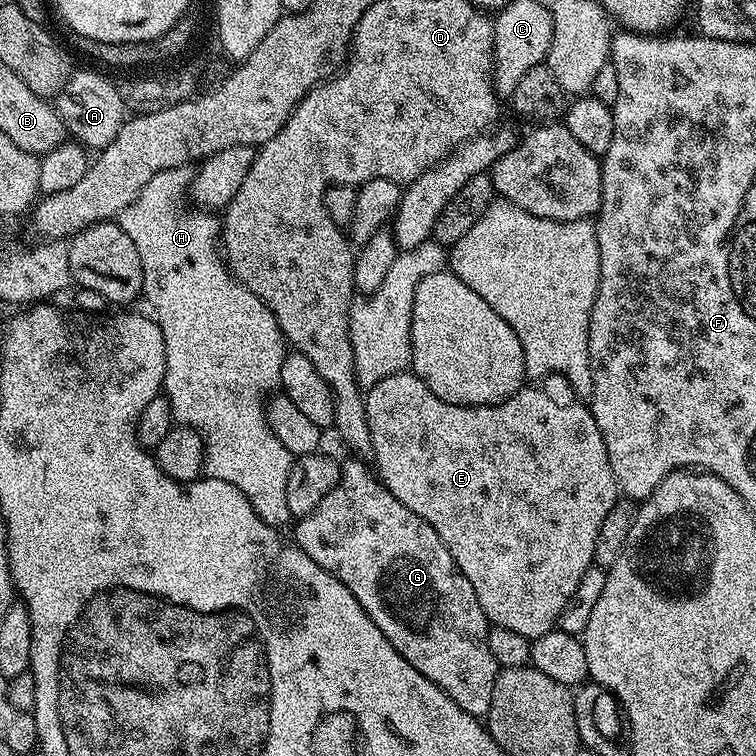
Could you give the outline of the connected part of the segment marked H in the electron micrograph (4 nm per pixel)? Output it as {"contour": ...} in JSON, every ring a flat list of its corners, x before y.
{"contour":[[188,166,183,168,168,168,164,172,154,174,154,178,150,178,150,182,146,182,142,194,138,194,138,198,132,205,128,207,125,212,120,213,118,223,122,230,126,230,126,234,130,234,130,238,134,242,135,248,138,250,138,258,142,258,142,270,144,271,144,291,142,296,143,299,148,299,148,304,152,307,152,309,150,309,151,315,154,317,157,326,160,327,164,335,166,370,164,371,164,387,162,392,163,395,168,397,168,401,170,402,173,421,175,421,177,425,194,428,203,436,204,472,207,473,211,479,230,482,234,486,238,486,238,490,242,490,242,494,246,494,246,498,254,506,256,513,259,514,267,524,281,526,280,524,289,523,289,521,293,519,290,514,290,506,286,506,286,478,292,469,294,457,288,453,286,446,282,446,282,442,278,442,274,430,270,430,270,426,268,425,268,413,266,411,266,401,270,394,275,393,277,389,279,389,280,371,282,370,282,362,286,355,286,341,270,309,266,307,266,305,245,286,245,284,238,283,238,281,232,277,232,273,228,271,222,259,222,253,218,247,218,237,220,235,220,226,222,223,221,217,213,214,211,211,197,210,192,206,184,208,184,200,185,197,189,195,193,175,193,169]]}

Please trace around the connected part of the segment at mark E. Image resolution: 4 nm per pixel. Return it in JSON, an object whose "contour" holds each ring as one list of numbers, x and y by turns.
{"contour":[[411,370,394,374,390,378,382,378,373,388,367,389,368,425,372,435,372,456,376,460,375,467,384,485,414,514,421,516,434,530,438,530,438,538,446,542,446,550,454,558,454,562,470,578,470,586,474,586,474,594,478,594,478,602,492,624,506,626,506,630,515,630,517,634,535,638,553,631,556,628,558,614,562,614,562,606,570,602,570,594,578,590,578,582,582,582,582,574,593,567,594,541,598,539,598,530,606,514,615,506,618,489,614,470,610,470,610,458,606,454,606,442,602,442,602,434,598,430,598,422,594,422,591,407,576,395,572,384,565,376,550,375,543,377,544,388,525,386,513,394,509,400,500,404,486,404,478,408,467,408,461,404,451,404,438,398,428,384,422,382]]}

